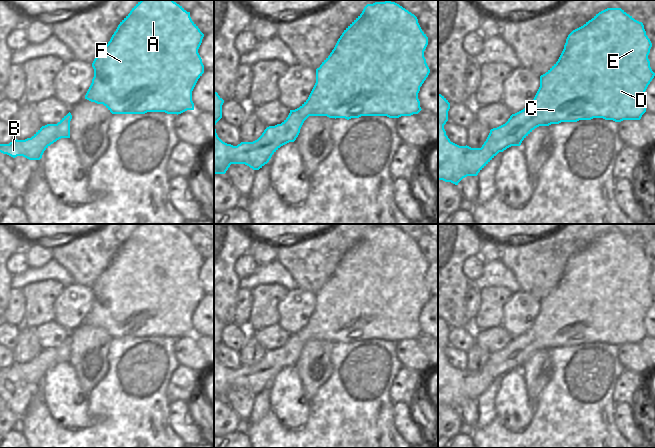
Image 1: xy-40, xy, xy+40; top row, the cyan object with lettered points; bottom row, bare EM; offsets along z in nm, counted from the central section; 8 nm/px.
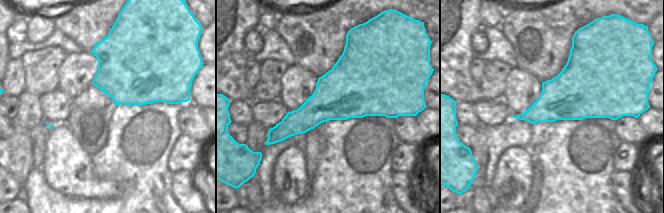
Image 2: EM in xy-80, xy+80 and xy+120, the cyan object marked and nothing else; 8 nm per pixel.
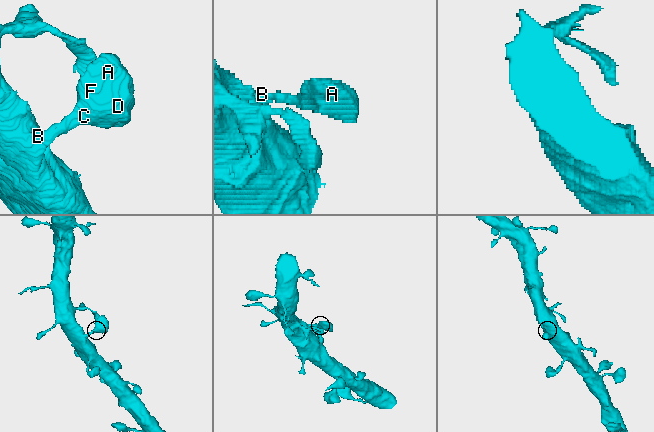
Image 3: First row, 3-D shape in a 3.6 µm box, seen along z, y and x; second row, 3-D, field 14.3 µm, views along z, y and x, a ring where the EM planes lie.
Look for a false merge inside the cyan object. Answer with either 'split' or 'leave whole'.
leave whole

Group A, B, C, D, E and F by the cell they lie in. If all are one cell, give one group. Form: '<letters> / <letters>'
A B C D E F

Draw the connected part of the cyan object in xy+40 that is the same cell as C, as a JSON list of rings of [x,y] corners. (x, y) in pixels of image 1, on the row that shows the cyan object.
[[[607,8],[599,12],[568,35],[558,61],[540,76],[540,87],[532,103],[523,110],[512,114],[505,124],[491,129],[481,148],[459,146],[450,141],[444,129],[444,125],[448,121],[450,103],[444,96],[438,94],[438,180],[458,185],[467,176],[477,176],[499,152],[503,152],[511,146],[520,146],[522,141],[539,126],[593,118],[603,118],[615,122],[640,120],[646,112],[644,93],[655,76],[648,59],[651,47],[652,43],[646,35],[642,22],[635,20],[621,8]]]

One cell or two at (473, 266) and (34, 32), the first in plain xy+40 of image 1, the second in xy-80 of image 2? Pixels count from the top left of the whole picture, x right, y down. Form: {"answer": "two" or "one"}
{"answer": "two"}

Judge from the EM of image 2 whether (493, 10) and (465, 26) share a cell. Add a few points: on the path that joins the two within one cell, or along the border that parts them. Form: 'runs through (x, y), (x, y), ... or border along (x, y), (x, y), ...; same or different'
border along (479, 10), (482, 25); different

